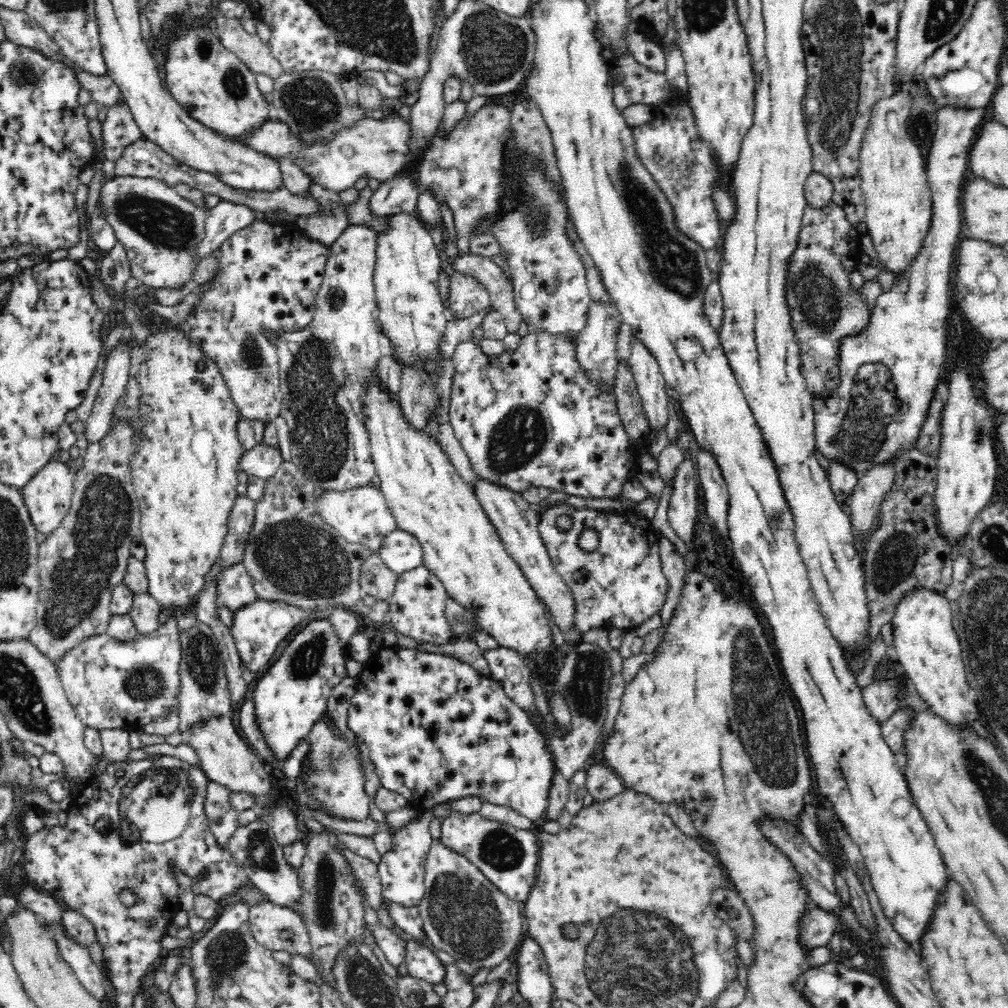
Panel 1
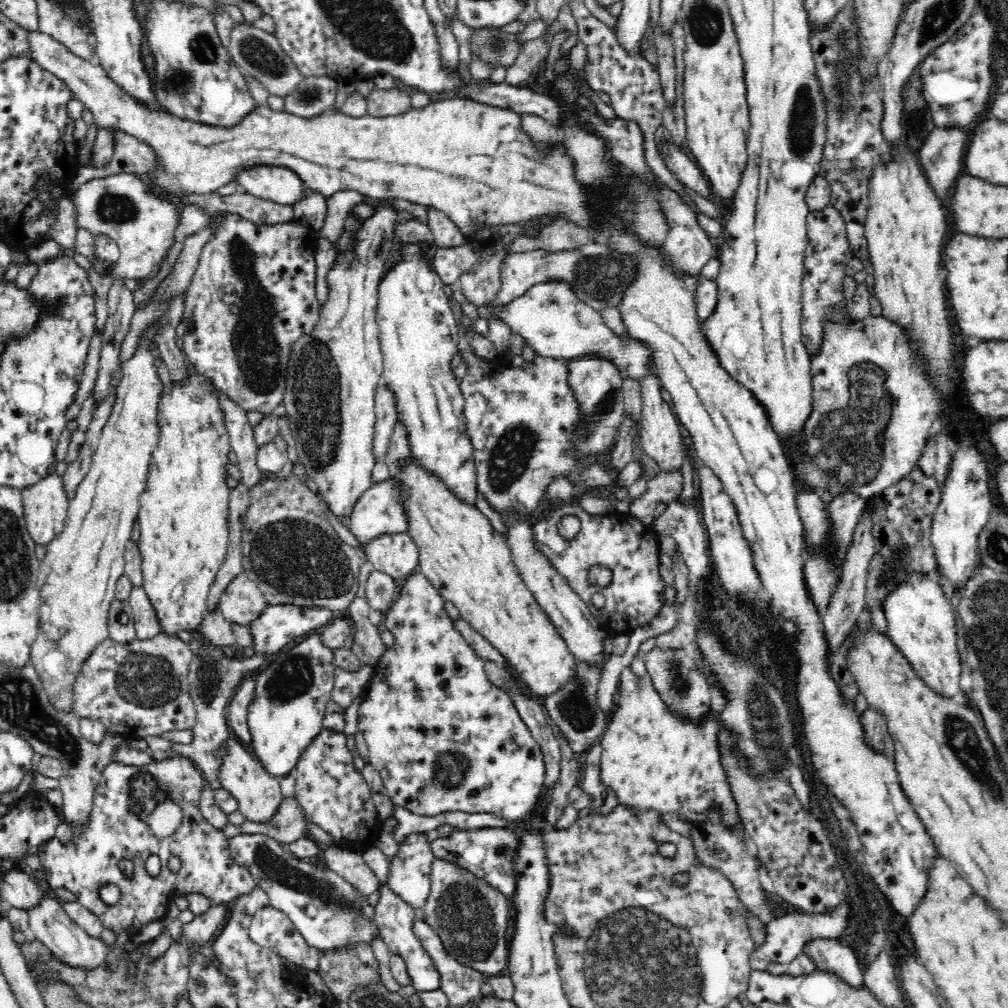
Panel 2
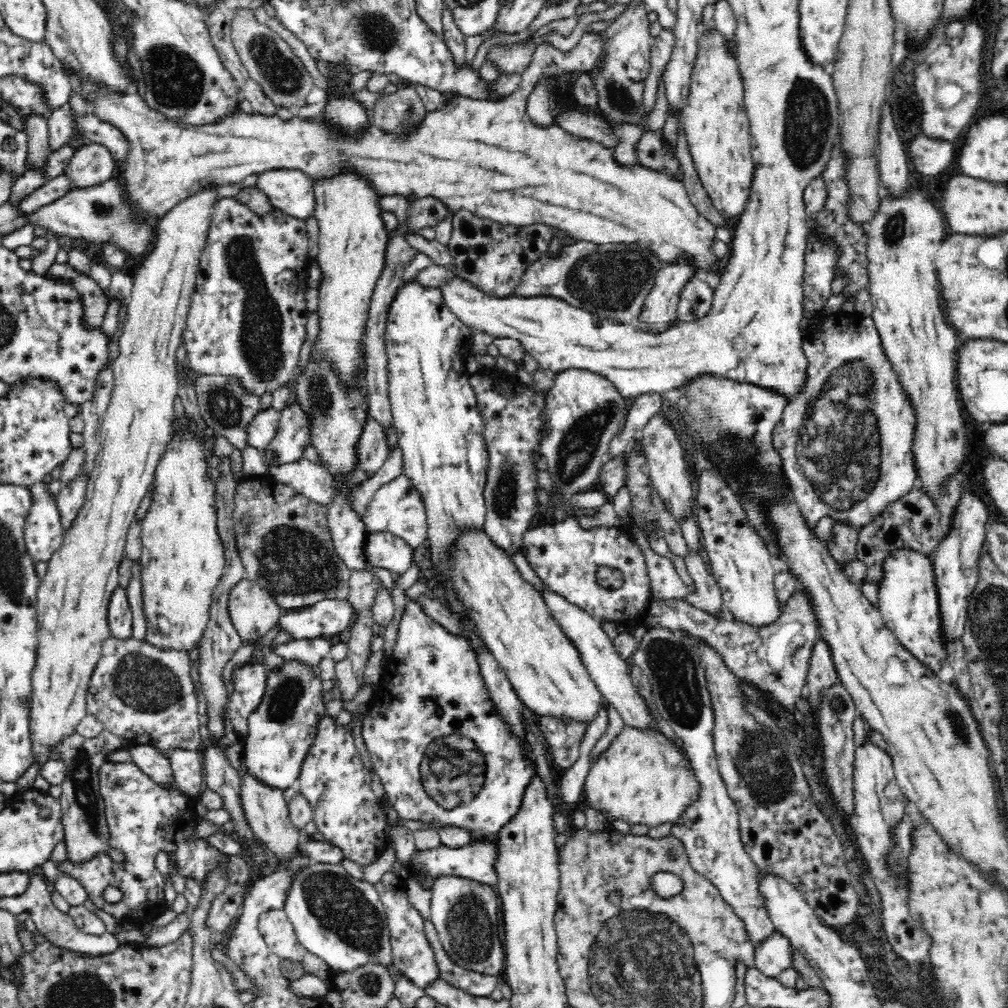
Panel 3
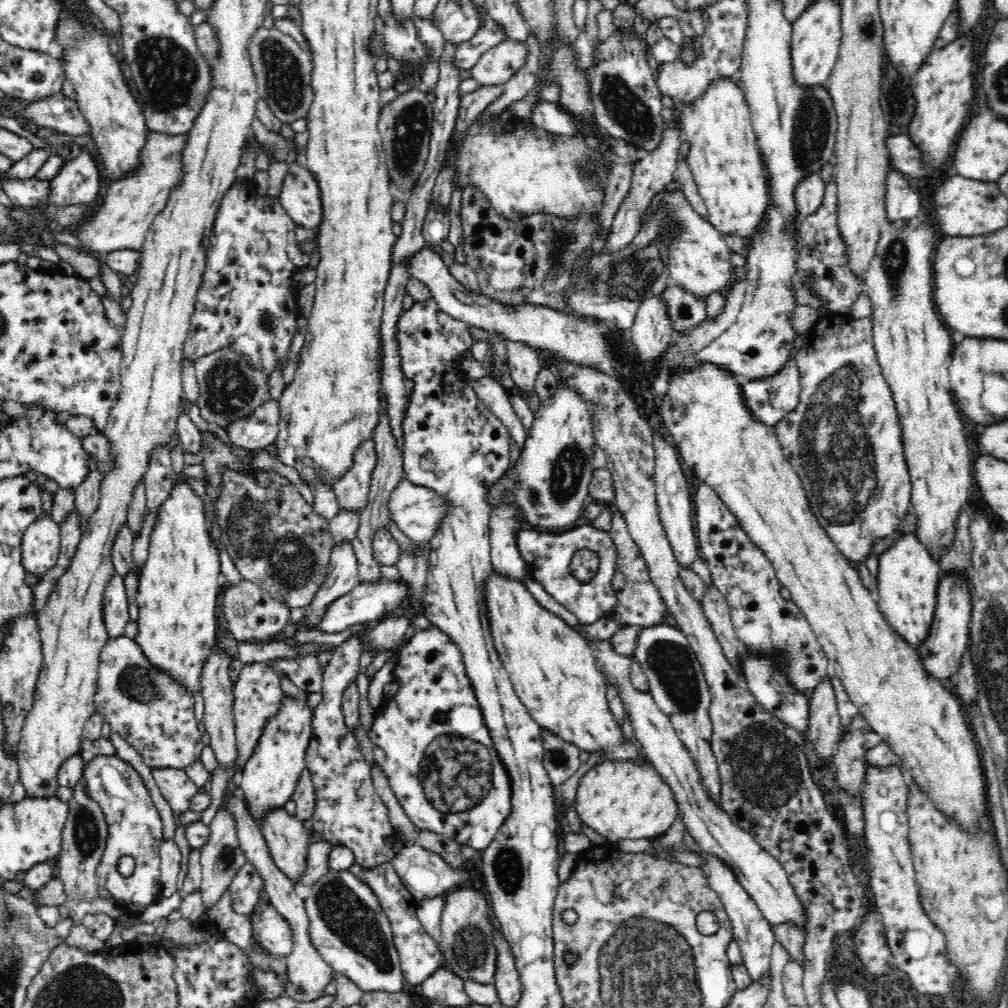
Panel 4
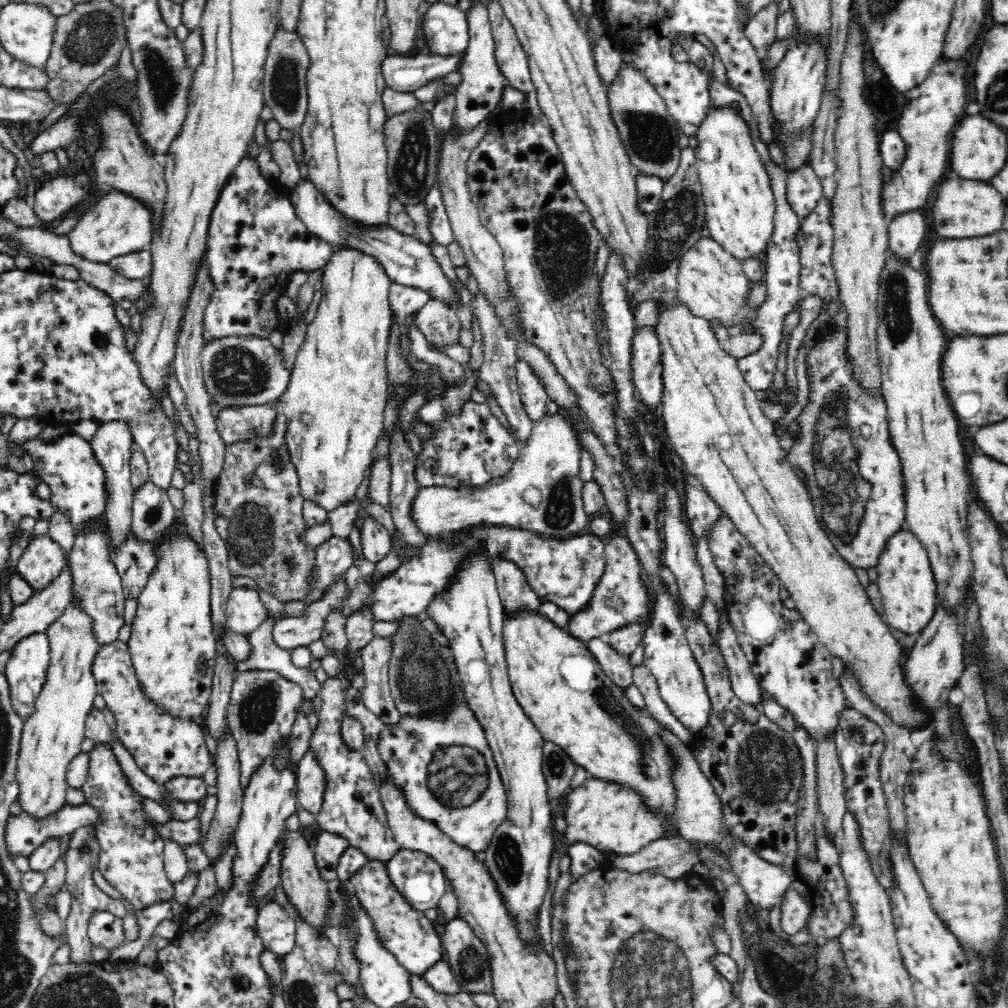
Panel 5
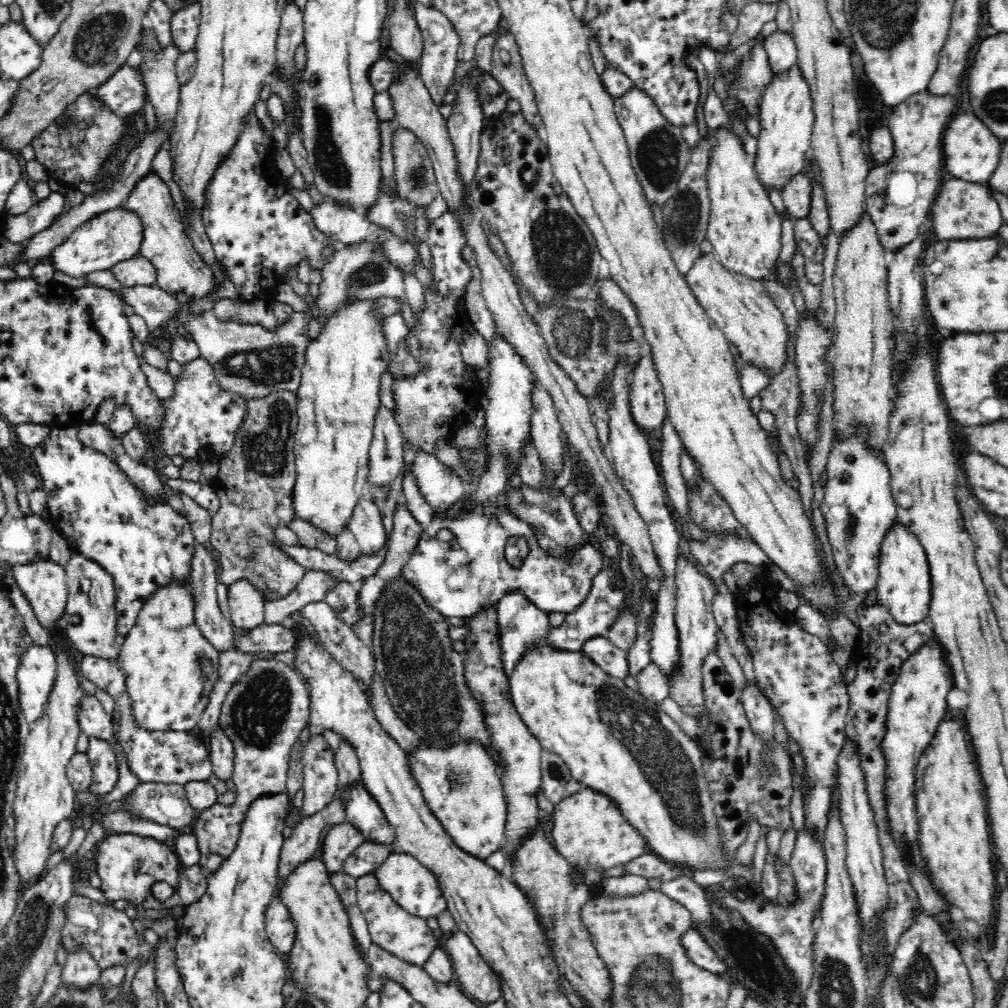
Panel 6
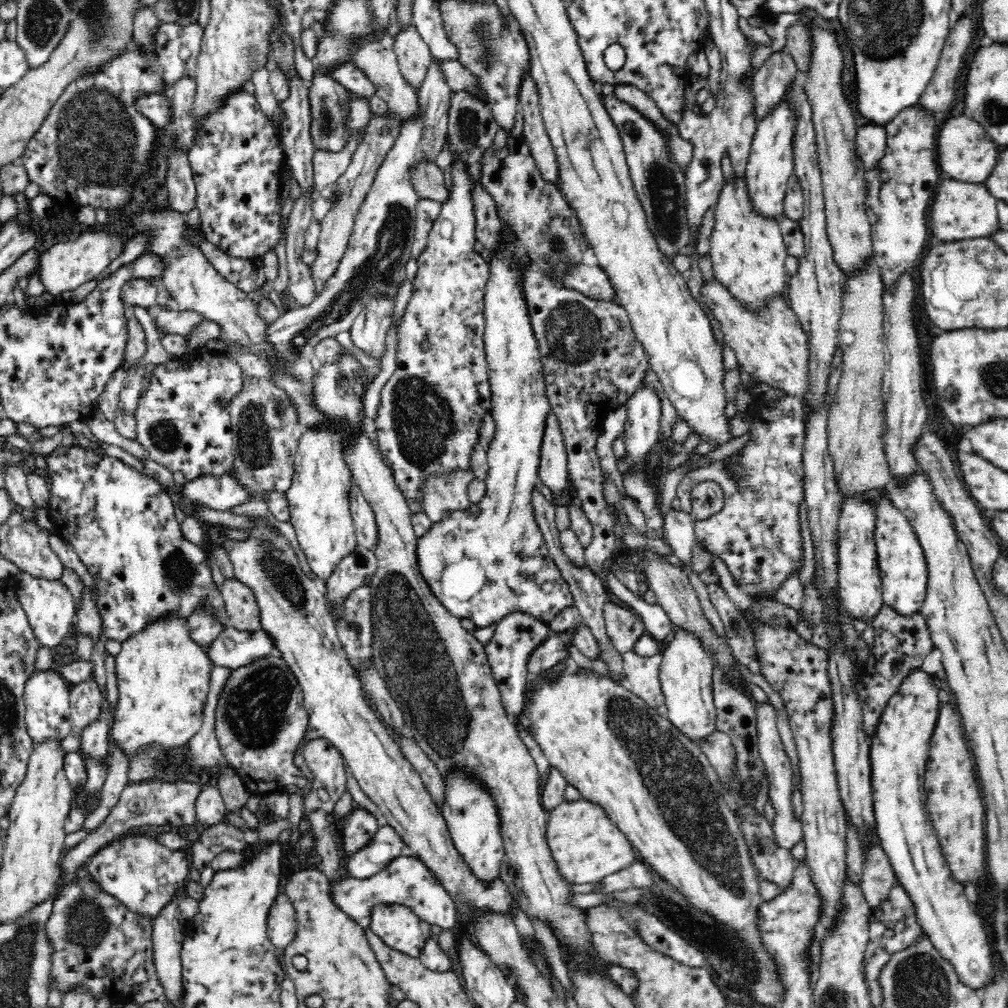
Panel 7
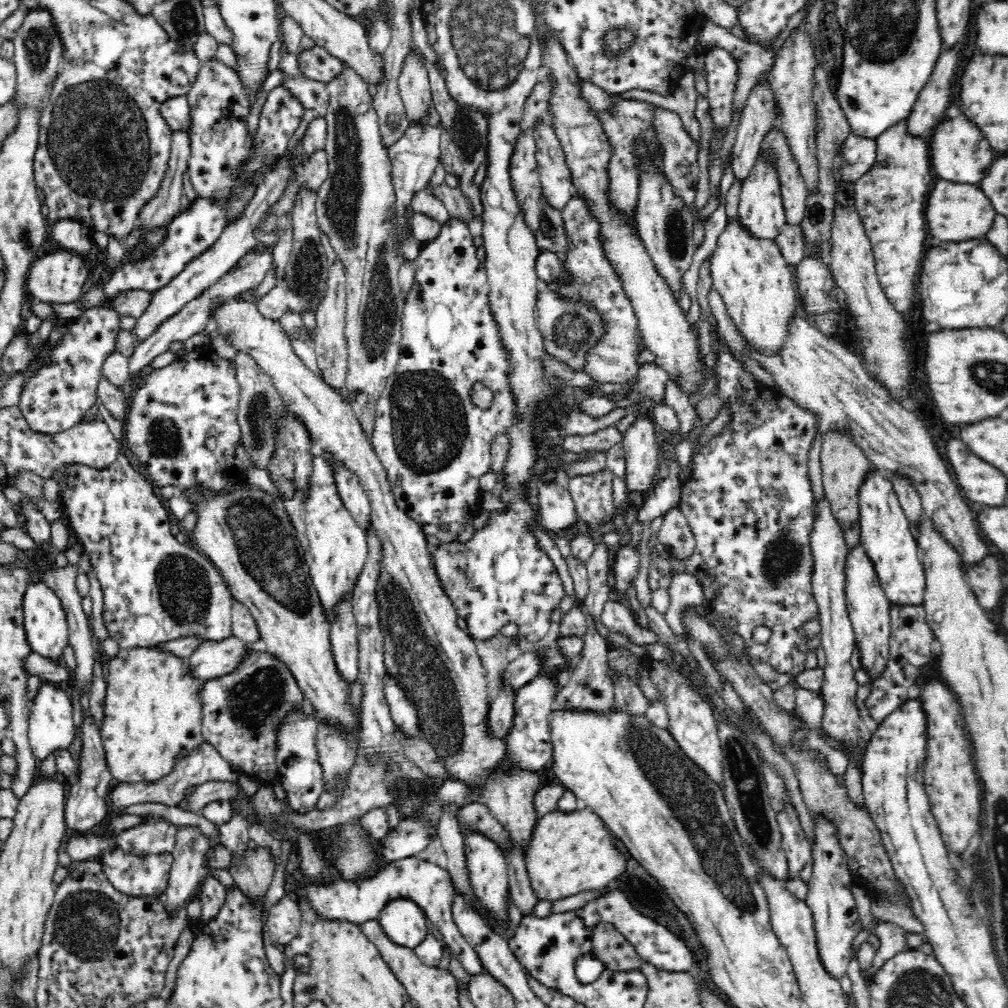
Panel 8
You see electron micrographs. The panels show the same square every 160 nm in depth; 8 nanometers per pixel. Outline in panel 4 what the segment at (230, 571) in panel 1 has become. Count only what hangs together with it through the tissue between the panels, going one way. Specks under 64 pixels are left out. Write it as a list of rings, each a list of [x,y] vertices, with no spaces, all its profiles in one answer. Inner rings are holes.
[[[245,579],[225,592],[224,605],[229,632],[237,642],[265,642],[280,637],[291,616],[286,605],[272,598],[257,583]]]

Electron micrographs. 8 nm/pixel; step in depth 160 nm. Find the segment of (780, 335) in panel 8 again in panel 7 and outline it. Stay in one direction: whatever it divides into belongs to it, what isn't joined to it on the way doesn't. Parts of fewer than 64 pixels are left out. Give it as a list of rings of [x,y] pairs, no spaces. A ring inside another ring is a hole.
[[[745,175],[726,178],[714,206],[714,230],[710,234],[709,256],[715,277],[745,303],[760,306],[772,293],[784,294],[790,279],[784,268],[786,255],[779,220],[757,210]]]

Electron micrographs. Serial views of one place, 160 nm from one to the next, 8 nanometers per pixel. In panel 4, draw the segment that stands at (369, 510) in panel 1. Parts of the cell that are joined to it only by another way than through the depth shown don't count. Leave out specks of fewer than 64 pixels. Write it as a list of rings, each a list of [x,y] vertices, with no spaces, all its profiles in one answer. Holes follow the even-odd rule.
[[[405,478],[387,498],[387,518],[416,545],[432,538],[444,510],[443,498]]]

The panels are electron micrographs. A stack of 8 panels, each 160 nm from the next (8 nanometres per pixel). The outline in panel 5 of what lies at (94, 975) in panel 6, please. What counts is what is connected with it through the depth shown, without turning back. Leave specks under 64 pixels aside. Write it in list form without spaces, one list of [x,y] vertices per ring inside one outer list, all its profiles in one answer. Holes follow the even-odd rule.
[[[94,824],[82,825],[71,832],[67,839],[64,839],[63,863],[65,864],[66,890],[70,892],[70,913],[66,920],[67,943],[72,947],[70,961],[90,962],[92,957],[92,941],[87,935],[87,926],[90,918],[96,912],[110,911],[118,918],[124,918],[128,910],[122,900],[114,899],[104,893],[94,882],[94,872],[98,866],[101,845],[96,836]]]

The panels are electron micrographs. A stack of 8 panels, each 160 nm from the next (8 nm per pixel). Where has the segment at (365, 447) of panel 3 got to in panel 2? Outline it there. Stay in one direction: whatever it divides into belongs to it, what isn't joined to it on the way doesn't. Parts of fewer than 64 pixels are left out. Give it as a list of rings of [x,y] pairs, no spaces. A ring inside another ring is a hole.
[[[378,385],[375,394],[374,426],[374,454],[377,455],[377,460],[384,459],[392,429],[398,418],[396,393],[390,389],[390,385]]]

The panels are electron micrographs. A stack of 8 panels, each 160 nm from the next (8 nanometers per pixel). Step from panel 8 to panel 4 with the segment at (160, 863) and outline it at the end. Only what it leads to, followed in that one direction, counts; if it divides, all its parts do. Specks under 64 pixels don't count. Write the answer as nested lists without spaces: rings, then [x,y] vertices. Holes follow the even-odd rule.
[[[116,754],[92,756],[83,774],[88,793],[100,803],[106,815],[109,832],[104,857],[96,869],[97,885],[110,892],[115,906],[123,914],[139,918],[145,909],[159,900],[161,894],[159,847],[164,840],[160,812],[140,774]],[[123,856],[134,859],[134,870],[130,876],[122,876],[118,872],[118,860]]]

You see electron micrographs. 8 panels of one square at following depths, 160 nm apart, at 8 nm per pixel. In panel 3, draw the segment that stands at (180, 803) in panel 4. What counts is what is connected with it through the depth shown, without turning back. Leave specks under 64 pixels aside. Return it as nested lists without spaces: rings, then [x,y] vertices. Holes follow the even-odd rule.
[[[131,744],[128,750],[132,755],[132,762],[142,772],[149,774],[154,781],[160,785],[167,785],[174,781],[168,759],[160,750],[153,746],[134,744]]]

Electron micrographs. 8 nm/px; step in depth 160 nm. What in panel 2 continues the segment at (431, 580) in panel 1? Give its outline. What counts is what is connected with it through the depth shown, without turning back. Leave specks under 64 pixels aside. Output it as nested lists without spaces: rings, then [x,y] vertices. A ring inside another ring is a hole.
[[[419,570],[406,577],[400,584],[399,595],[394,604],[384,615],[386,616],[386,629],[395,638],[392,648],[380,656],[372,666],[371,677],[367,682],[366,696],[358,706],[358,730],[362,732],[369,750],[369,763],[380,773],[384,781],[388,797],[393,803],[412,810],[419,815],[436,816],[442,812],[460,810],[468,813],[486,812],[496,814],[506,820],[517,820],[530,814],[538,804],[542,790],[545,786],[546,761],[540,744],[534,739],[530,729],[520,717],[512,698],[502,688],[488,681],[488,665],[478,658],[473,648],[457,630],[455,621],[448,616],[444,608],[445,599],[441,593],[428,581],[428,578]]]

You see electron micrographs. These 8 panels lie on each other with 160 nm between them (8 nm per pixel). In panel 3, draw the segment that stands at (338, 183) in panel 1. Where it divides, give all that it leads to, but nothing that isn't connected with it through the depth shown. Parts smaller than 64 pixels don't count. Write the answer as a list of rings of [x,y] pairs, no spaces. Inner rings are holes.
[[[584,32],[577,45],[568,52],[560,51],[548,42],[548,40],[544,40],[544,42],[540,42],[540,44],[538,44],[538,46],[532,51],[530,62],[522,72],[523,75],[519,88],[512,92],[512,94],[510,94],[510,96],[504,101],[476,101],[470,98],[455,96],[454,98],[449,98],[446,102],[443,102],[442,106],[436,108],[434,112],[428,112],[426,118],[422,118],[422,122],[420,122],[414,130],[408,130],[405,133],[384,131],[370,122],[366,123],[366,126],[363,126],[361,131],[354,134],[350,133],[350,131],[343,130],[342,127],[335,126],[334,123],[325,119],[324,116],[321,118],[314,118],[314,120],[306,120],[306,118],[297,118],[295,113],[294,118],[290,118],[290,120],[282,120],[282,118],[277,115],[259,114],[258,112],[248,114],[248,112],[242,112],[241,110],[236,114],[223,119],[219,123],[192,126],[186,122],[180,123],[176,120],[167,118],[166,114],[150,107],[149,104],[146,103],[145,98],[142,98],[142,96],[134,91],[134,89],[128,91],[111,90],[104,82],[97,82],[96,80],[89,78],[88,75],[82,73],[82,71],[77,71],[74,67],[65,65],[64,62],[61,63],[63,73],[66,75],[67,82],[70,83],[72,93],[78,95],[78,97],[81,97],[83,101],[88,103],[92,110],[91,115],[106,124],[118,128],[120,132],[124,133],[124,136],[129,141],[131,152],[127,164],[122,166],[122,171],[120,172],[121,180],[124,180],[126,197],[130,198],[130,201],[133,202],[134,207],[136,207],[139,214],[144,215],[149,219],[158,220],[164,217],[169,210],[174,208],[174,206],[178,206],[180,202],[185,201],[195,194],[201,193],[202,190],[210,188],[218,189],[220,186],[232,186],[232,184],[238,184],[252,174],[259,175],[260,173],[266,172],[266,170],[301,170],[313,183],[316,181],[330,181],[330,178],[336,178],[340,176],[340,174],[350,173],[363,178],[370,185],[371,190],[373,190],[377,196],[380,196],[380,198],[383,196],[404,196],[404,198],[409,200],[432,197],[444,204],[450,214],[457,213],[458,210],[466,210],[470,215],[489,219],[502,226],[509,227],[512,230],[514,230],[514,226],[548,224],[548,226],[552,226],[556,230],[566,231],[572,236],[572,238],[576,238],[577,241],[586,240],[596,244],[637,244],[642,248],[651,250],[662,263],[673,261],[673,258],[676,255],[688,251],[688,253],[692,255],[692,261],[694,261],[694,265],[696,265],[696,270],[699,273],[699,276],[702,276],[706,272],[710,272],[712,267],[719,260],[714,254],[714,251],[712,251],[712,242],[714,242],[717,228],[706,218],[701,217],[696,210],[696,207],[691,203],[682,181],[677,181],[666,173],[655,171],[644,165],[636,164],[630,166],[628,164],[620,164],[620,162],[614,157],[612,149],[606,149],[602,147],[602,145],[594,142],[594,140],[586,140],[585,138],[572,136],[558,127],[553,127],[552,129],[540,128],[532,123],[532,120],[527,114],[528,98],[541,81],[544,81],[545,79],[550,80],[550,78],[554,78],[556,77],[556,74],[562,74],[562,72],[570,73],[578,70],[581,73],[586,73],[594,64],[599,52],[602,52],[602,47],[604,45],[602,44],[602,40],[604,40],[605,37],[606,34],[604,32],[596,34]]]

